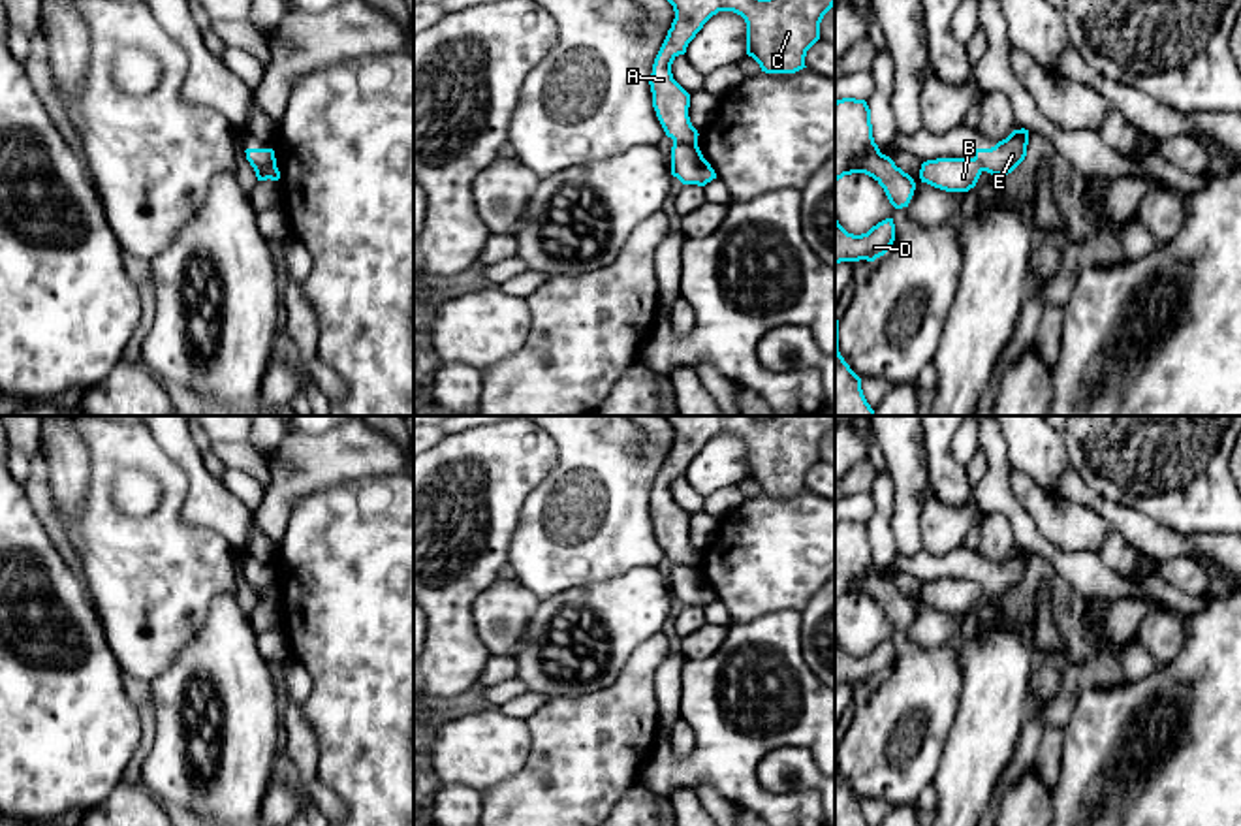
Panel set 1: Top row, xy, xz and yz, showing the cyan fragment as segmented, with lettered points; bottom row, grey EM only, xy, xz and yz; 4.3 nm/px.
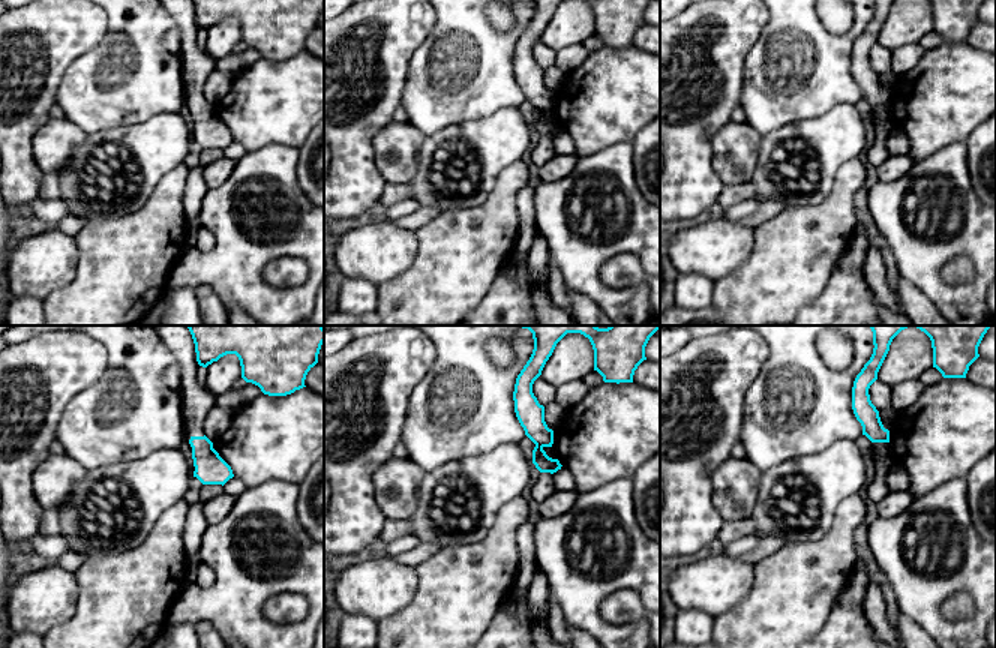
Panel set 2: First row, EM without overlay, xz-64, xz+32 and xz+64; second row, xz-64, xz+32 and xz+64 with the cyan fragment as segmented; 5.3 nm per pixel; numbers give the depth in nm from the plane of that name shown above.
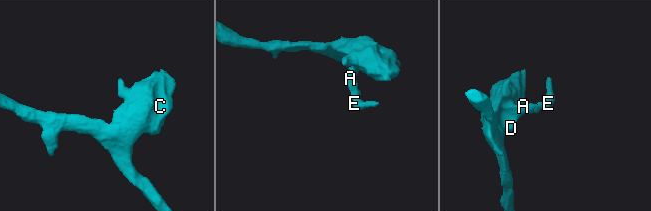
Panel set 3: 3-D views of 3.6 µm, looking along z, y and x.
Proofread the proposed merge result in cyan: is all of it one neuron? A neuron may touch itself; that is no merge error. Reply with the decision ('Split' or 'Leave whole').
Split

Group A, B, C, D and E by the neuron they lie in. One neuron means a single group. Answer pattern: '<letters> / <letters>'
A B C D / E

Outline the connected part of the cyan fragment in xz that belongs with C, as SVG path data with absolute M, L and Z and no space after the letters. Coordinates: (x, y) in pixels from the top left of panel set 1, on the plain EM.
M662 416L675 433L675 440L654 480L649 500L652 529L668 559L673 563L698 566L698 551L688 538L690 516L673 500L671 485L686 474L688 465L703 446L718 433L733 433L746 444L746 476L752 478L765 495L795 495L805 487L807 472L820 461L820 444L835 427L835 416Z

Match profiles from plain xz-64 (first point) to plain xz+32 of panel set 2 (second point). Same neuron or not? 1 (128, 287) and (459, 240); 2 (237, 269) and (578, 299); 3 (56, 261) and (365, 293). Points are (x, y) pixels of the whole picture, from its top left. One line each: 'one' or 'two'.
1: one
2: two
3: two

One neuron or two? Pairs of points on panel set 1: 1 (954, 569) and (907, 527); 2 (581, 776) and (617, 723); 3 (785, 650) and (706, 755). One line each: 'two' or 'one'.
1: two
2: one
3: one

